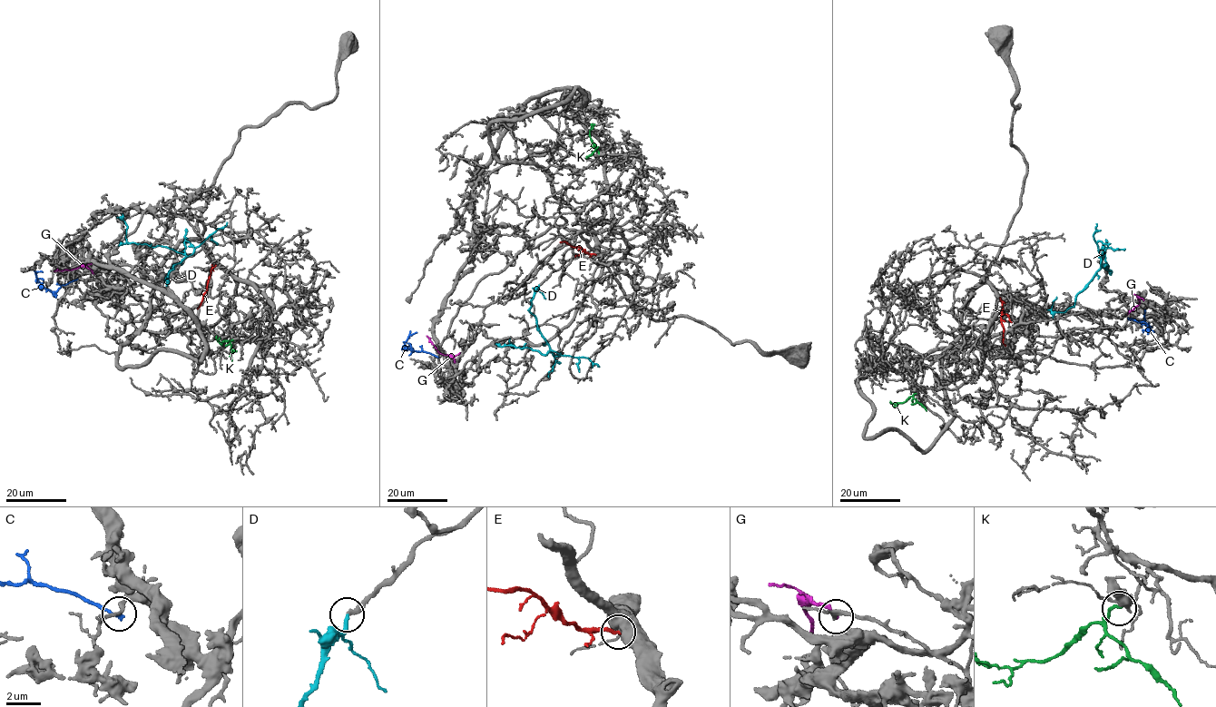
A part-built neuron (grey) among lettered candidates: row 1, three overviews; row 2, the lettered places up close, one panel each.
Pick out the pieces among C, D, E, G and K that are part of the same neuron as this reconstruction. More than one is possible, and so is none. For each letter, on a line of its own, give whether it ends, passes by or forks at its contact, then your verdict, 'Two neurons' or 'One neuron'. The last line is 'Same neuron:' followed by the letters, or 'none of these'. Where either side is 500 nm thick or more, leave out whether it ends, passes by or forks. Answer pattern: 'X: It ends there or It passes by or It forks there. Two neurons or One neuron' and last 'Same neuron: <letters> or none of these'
C: It ends there. Two neurons
D: It ends there. One neuron
E: Two neurons
G: It ends there. One neuron
K: It ends there. Two neurons
Same neuron: D, G

